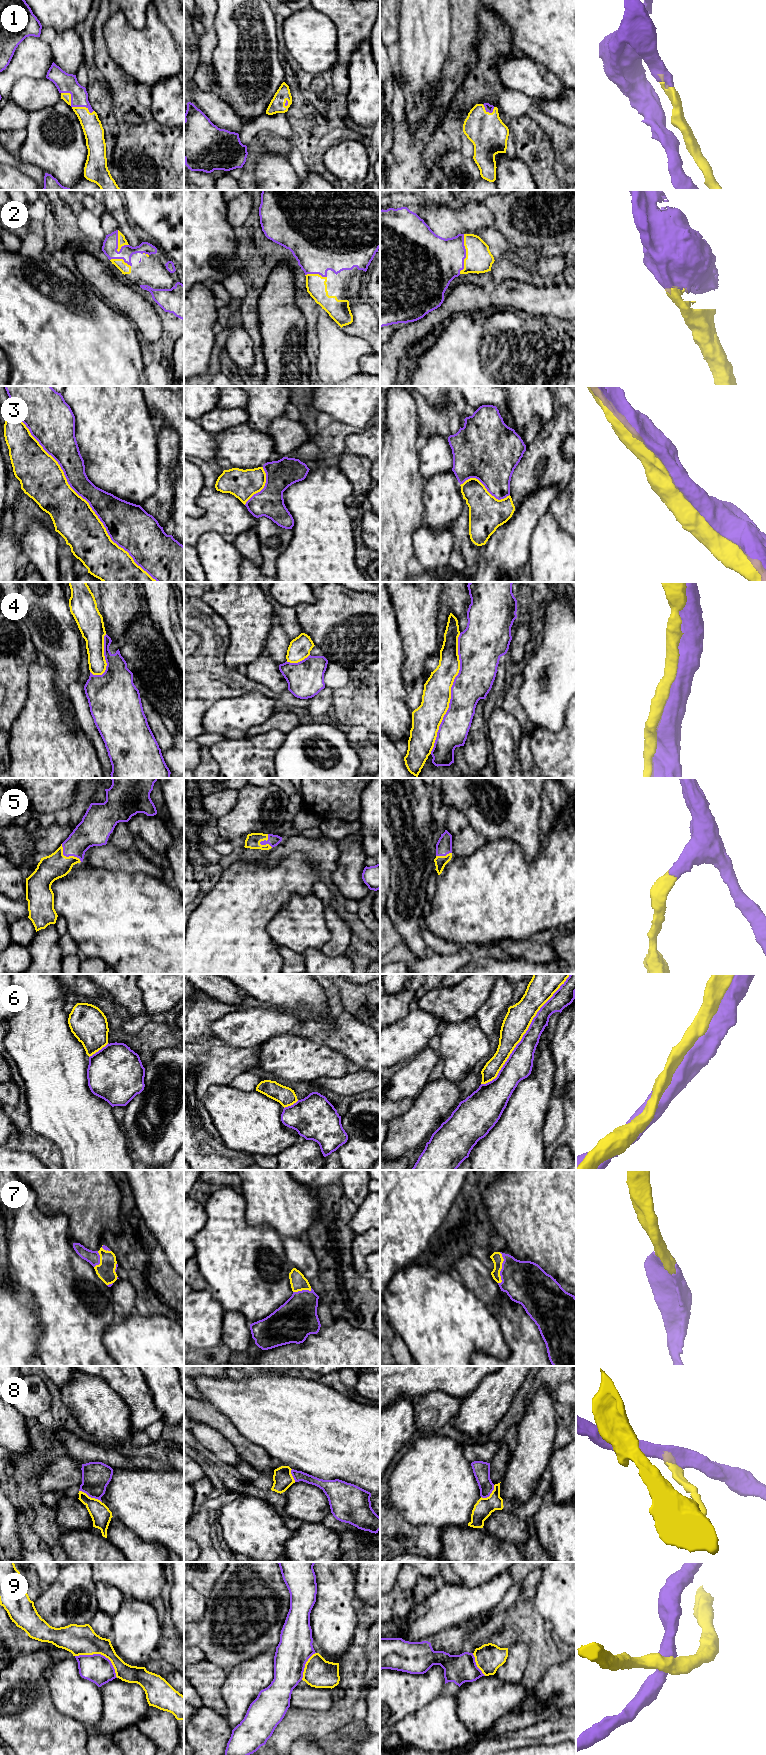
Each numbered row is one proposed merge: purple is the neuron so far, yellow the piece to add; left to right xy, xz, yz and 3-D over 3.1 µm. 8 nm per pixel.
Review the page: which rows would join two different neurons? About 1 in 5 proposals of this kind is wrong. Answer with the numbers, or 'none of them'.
8, 9

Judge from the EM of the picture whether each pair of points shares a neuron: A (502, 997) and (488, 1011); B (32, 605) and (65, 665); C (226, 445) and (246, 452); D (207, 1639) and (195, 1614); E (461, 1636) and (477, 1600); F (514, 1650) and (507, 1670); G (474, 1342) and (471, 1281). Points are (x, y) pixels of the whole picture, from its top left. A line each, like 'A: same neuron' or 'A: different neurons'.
A: same neuron
B: same neuron
C: same neuron
D: different neurons
E: different neurons
F: same neuron
G: same neuron

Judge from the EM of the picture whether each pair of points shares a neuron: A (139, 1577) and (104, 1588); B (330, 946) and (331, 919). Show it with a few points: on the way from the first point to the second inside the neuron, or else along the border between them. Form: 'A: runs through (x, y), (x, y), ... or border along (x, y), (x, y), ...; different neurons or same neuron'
A: runs through (130, 1577), (117, 1577), (113, 1581); same neuron
B: runs through (335, 939), (335, 926); same neuron

